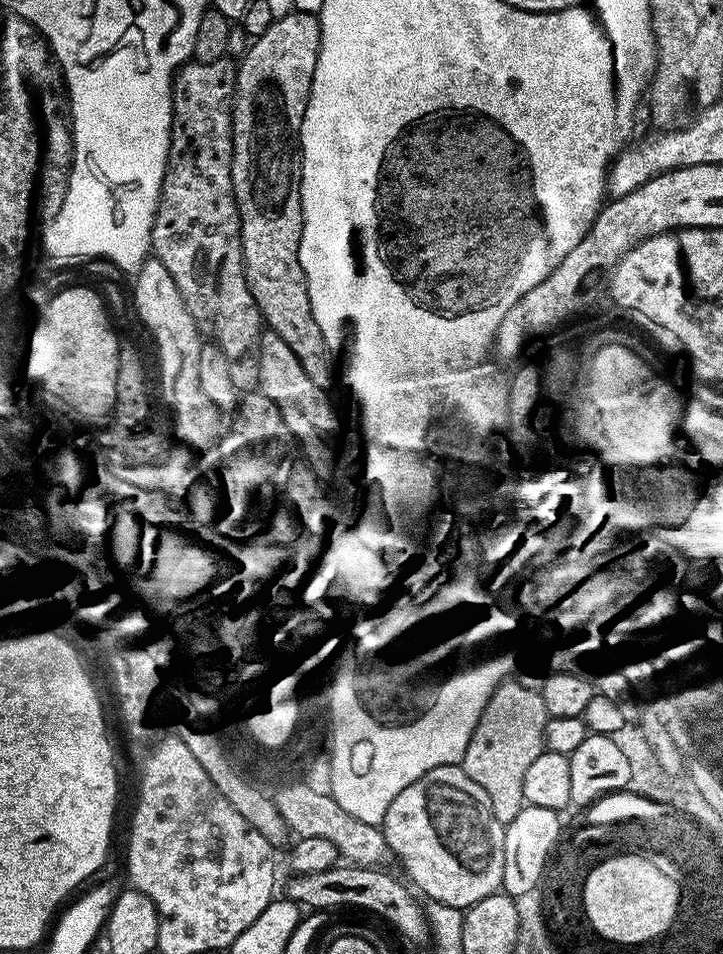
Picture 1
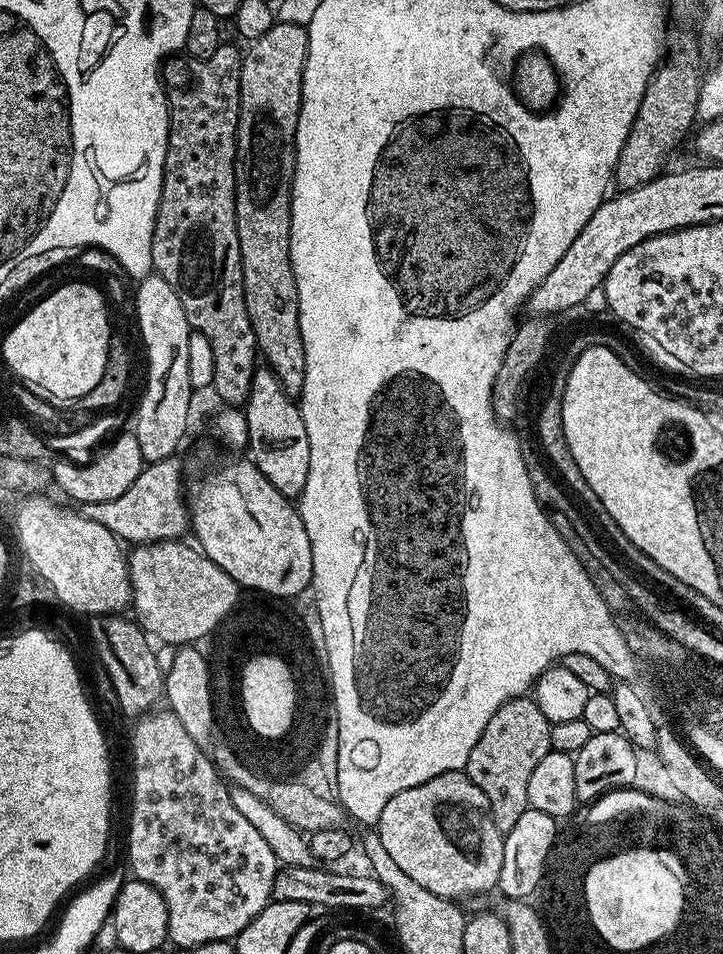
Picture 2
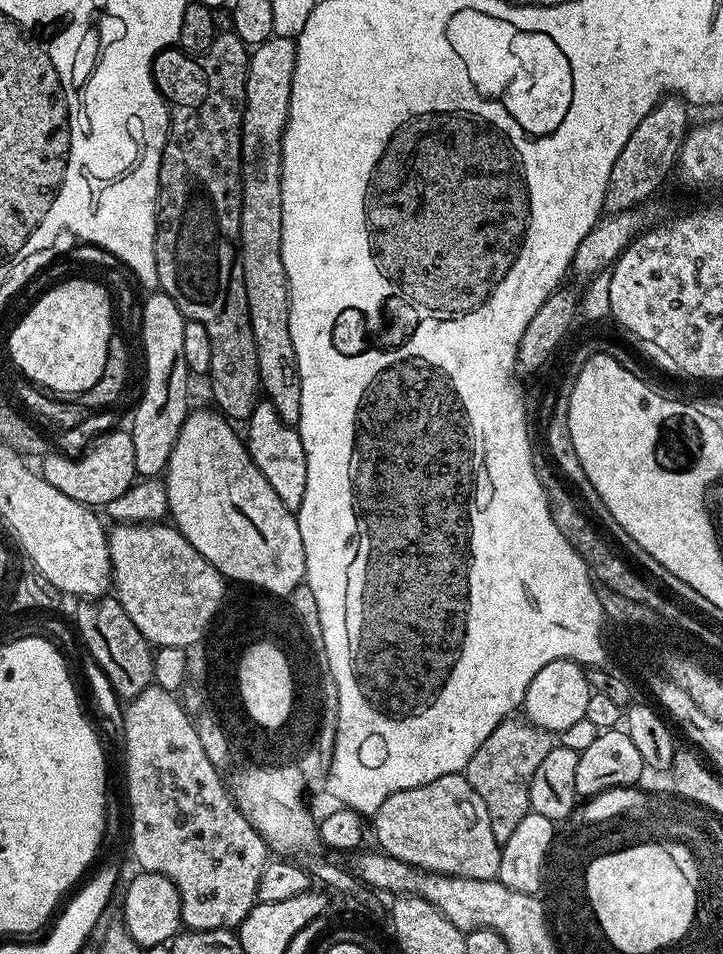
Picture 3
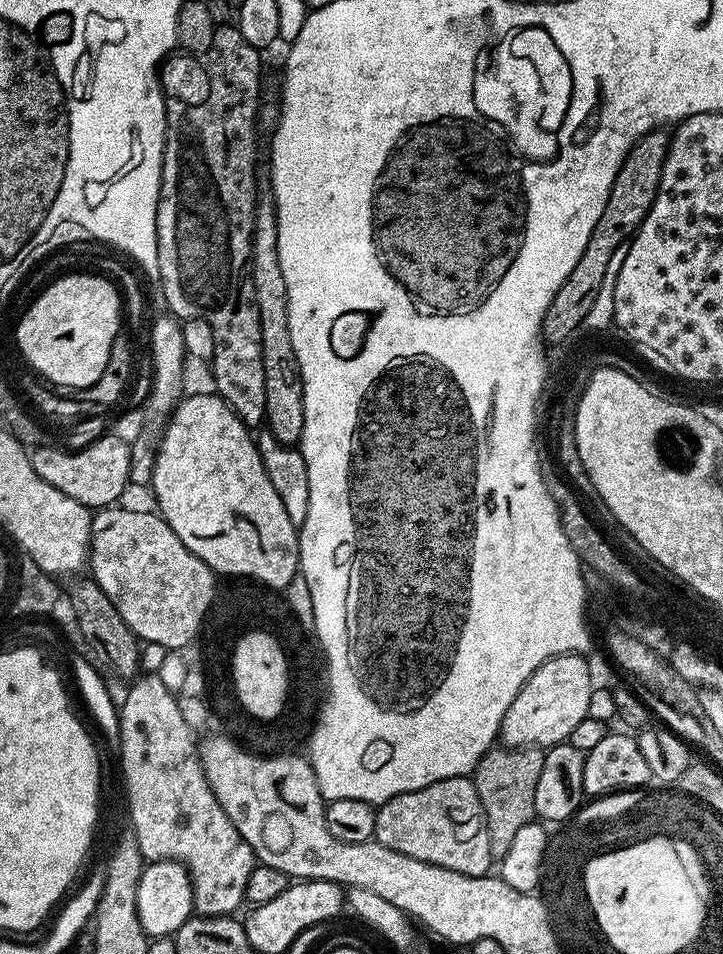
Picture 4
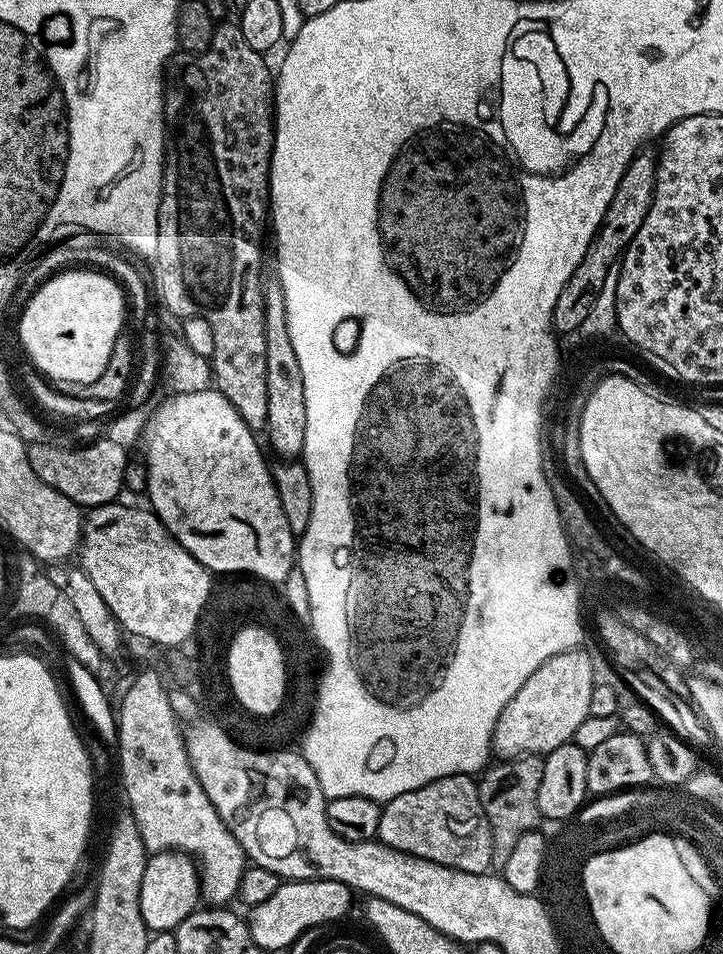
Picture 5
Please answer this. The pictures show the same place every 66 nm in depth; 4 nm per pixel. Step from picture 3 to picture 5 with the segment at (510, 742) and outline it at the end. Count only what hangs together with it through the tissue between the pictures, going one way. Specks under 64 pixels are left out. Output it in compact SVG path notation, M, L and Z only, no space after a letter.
M538 756L518 758L500 764L498 768L489 767L483 773L484 781L481 779L478 784L482 810L488 819L488 827L492 829L492 868L496 870L504 869L510 854L514 854L514 846L518 846L524 836L535 833L536 823L541 823L538 786L542 782L544 769L543 759Z

